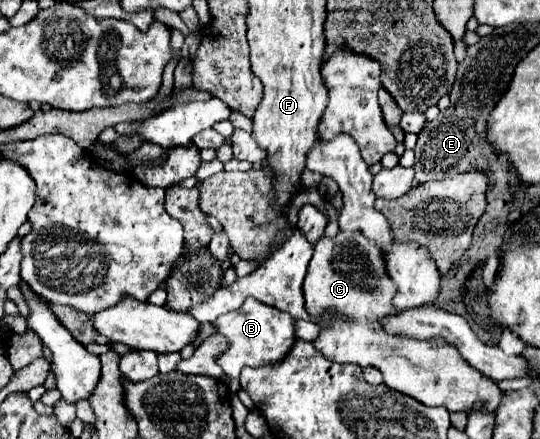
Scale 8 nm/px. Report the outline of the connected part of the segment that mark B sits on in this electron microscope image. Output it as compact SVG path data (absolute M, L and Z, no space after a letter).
M246 298L246 302L228 314L222 314L220 318L216 318L214 328L216 334L222 334L228 340L228 350L224 350L224 354L220 354L218 366L222 366L224 374L232 378L230 384L230 392L238 392L238 376L240 370L244 366L264 366L264 364L276 364L280 362L288 350L292 348L296 336L294 336L294 318L290 314L284 314L282 310L274 310L272 306L264 306L262 302L256 302L256 298Z

